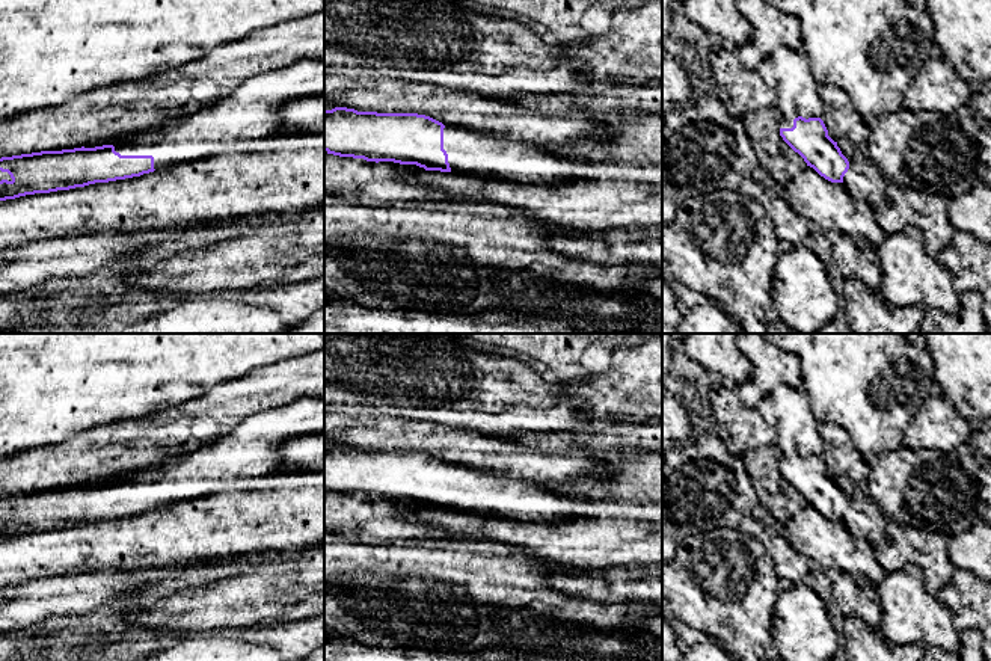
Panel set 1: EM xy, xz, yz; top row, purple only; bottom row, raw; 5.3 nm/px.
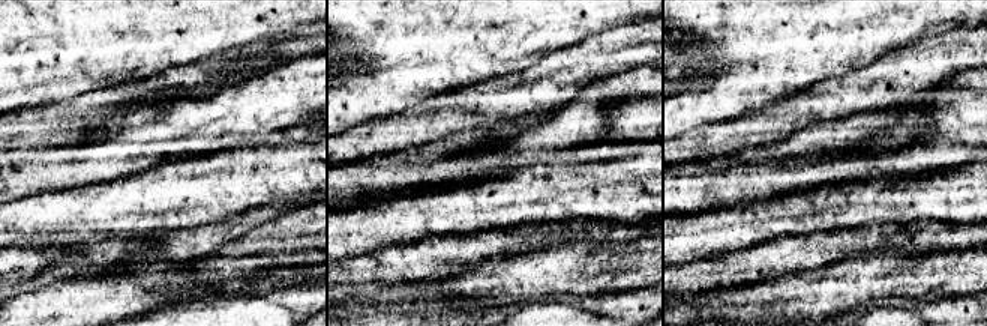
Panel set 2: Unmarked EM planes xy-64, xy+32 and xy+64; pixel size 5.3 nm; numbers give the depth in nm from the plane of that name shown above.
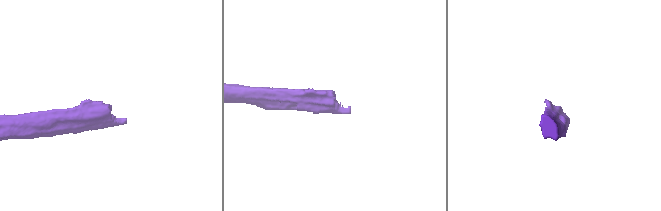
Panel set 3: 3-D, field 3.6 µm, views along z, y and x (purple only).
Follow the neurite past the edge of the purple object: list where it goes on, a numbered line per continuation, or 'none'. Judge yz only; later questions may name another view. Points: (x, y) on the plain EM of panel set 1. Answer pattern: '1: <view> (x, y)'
1: yz (783, 459)

